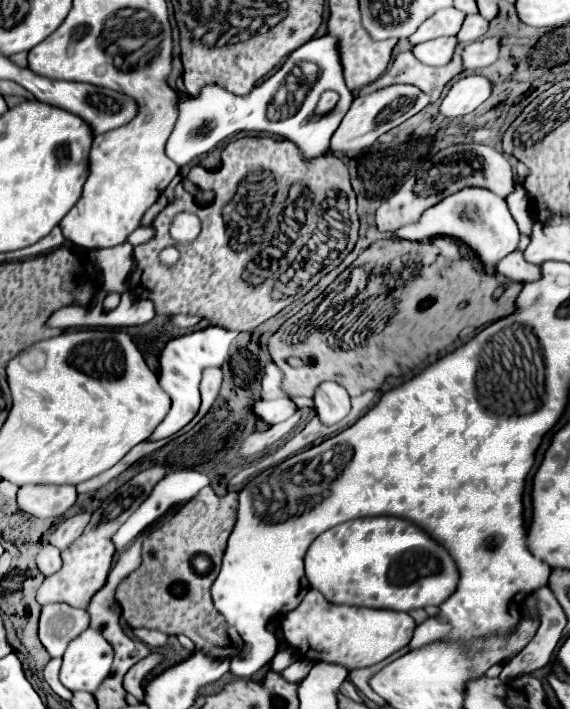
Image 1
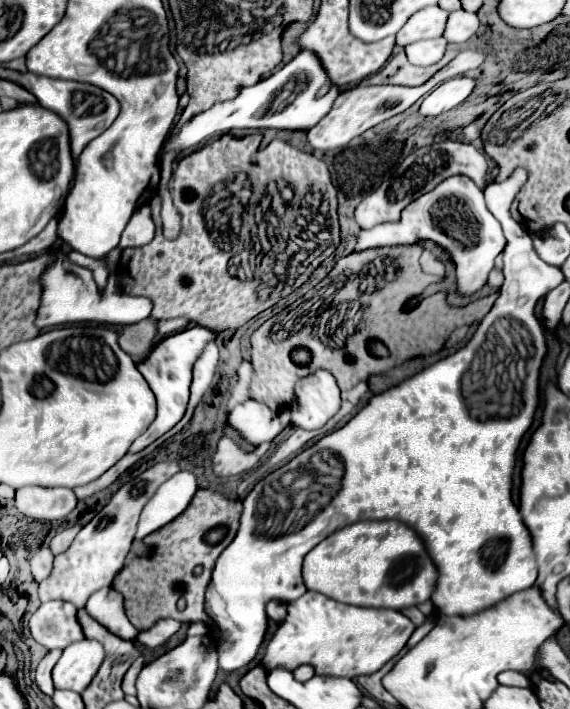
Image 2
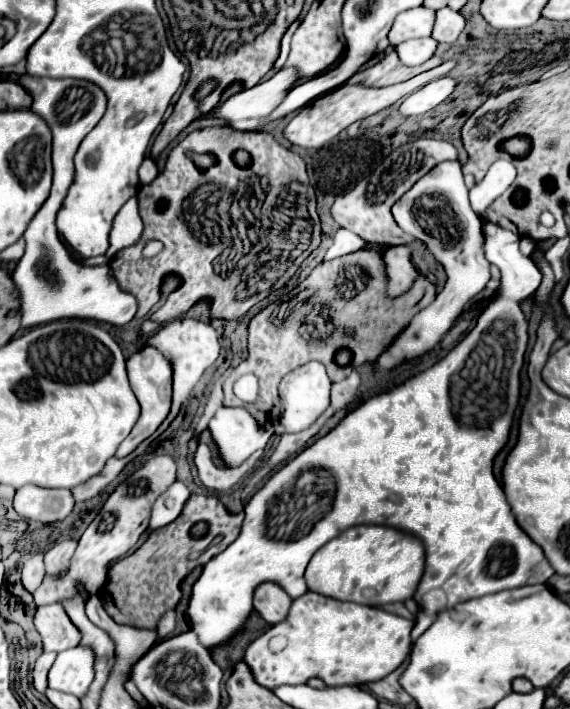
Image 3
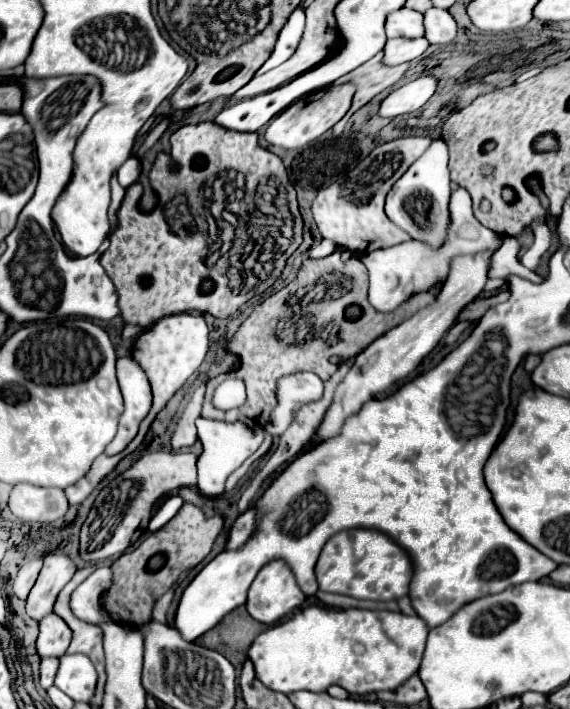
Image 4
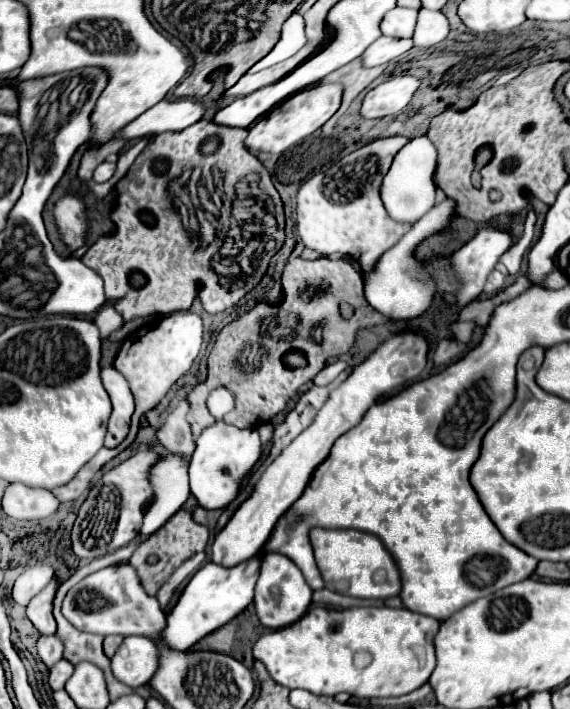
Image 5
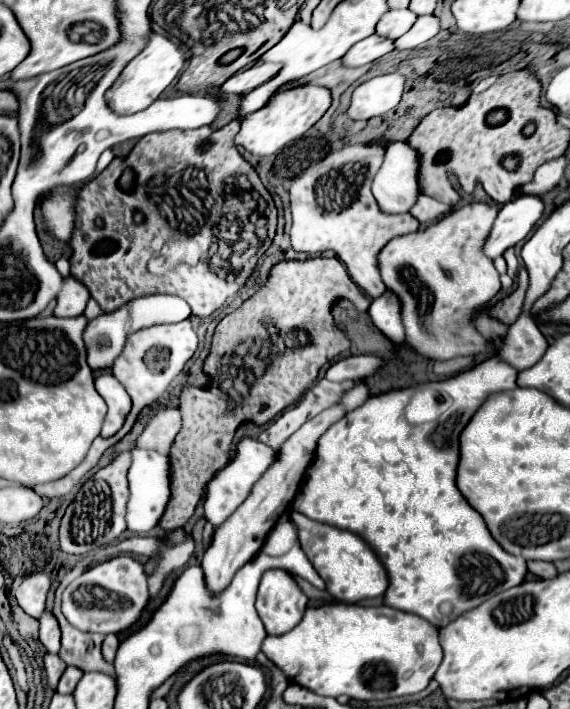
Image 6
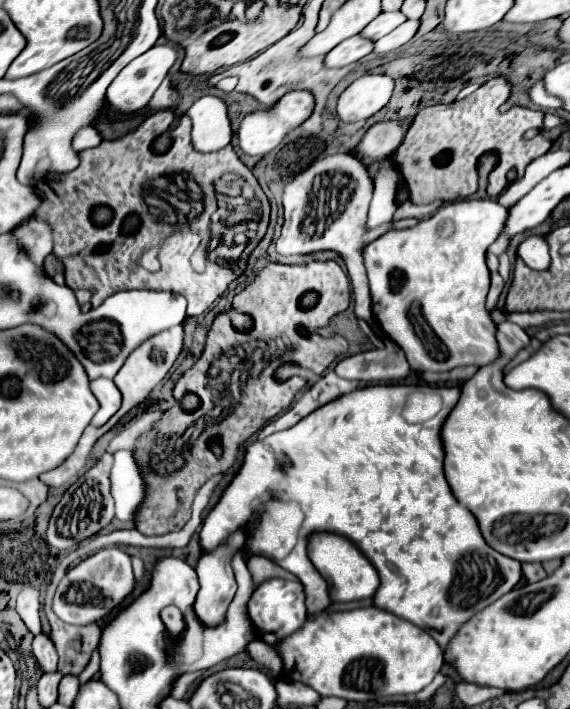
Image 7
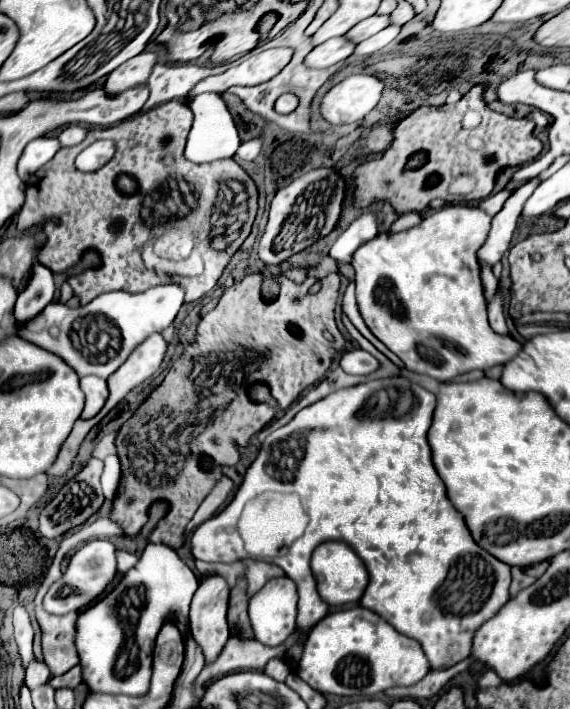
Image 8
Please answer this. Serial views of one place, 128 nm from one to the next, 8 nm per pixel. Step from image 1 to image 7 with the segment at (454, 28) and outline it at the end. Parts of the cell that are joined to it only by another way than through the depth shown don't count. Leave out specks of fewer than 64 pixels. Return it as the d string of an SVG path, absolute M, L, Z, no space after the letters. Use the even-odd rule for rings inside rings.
M398 10L398 12L382 12L376 20L372 20L372 24L368 24L362 32L364 38L370 40L380 40L382 36L390 34L392 30L396 30L400 24L406 22L406 16Z

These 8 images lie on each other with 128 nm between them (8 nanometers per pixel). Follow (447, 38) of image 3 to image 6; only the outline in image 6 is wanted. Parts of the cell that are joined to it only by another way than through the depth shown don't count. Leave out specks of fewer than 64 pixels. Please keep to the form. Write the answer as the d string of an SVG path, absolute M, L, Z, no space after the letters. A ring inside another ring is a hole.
M434 14L420 16L416 24L410 28L410 32L406 32L396 40L396 50L412 50L416 46L422 46L428 40L432 40L438 32L440 32L440 20Z

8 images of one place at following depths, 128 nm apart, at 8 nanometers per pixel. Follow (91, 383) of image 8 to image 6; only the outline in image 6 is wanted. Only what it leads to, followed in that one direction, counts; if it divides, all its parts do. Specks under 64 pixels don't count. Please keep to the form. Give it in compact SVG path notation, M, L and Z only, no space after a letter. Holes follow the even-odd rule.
M104 372L96 378L96 388L104 398L104 402L108 404L108 414L106 414L100 436L110 438L124 426L124 420L132 408L132 402L124 386L110 372Z

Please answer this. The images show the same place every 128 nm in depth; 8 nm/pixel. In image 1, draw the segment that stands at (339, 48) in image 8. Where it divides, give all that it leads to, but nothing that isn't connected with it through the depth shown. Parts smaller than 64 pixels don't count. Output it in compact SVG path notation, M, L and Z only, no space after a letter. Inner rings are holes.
M436 38L436 40L428 40L414 46L412 52L422 64L442 66L452 60L456 44L458 44L458 38Z

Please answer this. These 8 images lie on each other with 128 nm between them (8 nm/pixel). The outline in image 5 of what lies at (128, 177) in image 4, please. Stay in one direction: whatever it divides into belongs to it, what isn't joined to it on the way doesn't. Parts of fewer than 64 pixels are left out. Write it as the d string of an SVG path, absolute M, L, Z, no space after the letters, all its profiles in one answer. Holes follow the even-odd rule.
M102 162L93 172L92 180L97 183L108 181L114 175L116 169L115 163Z

